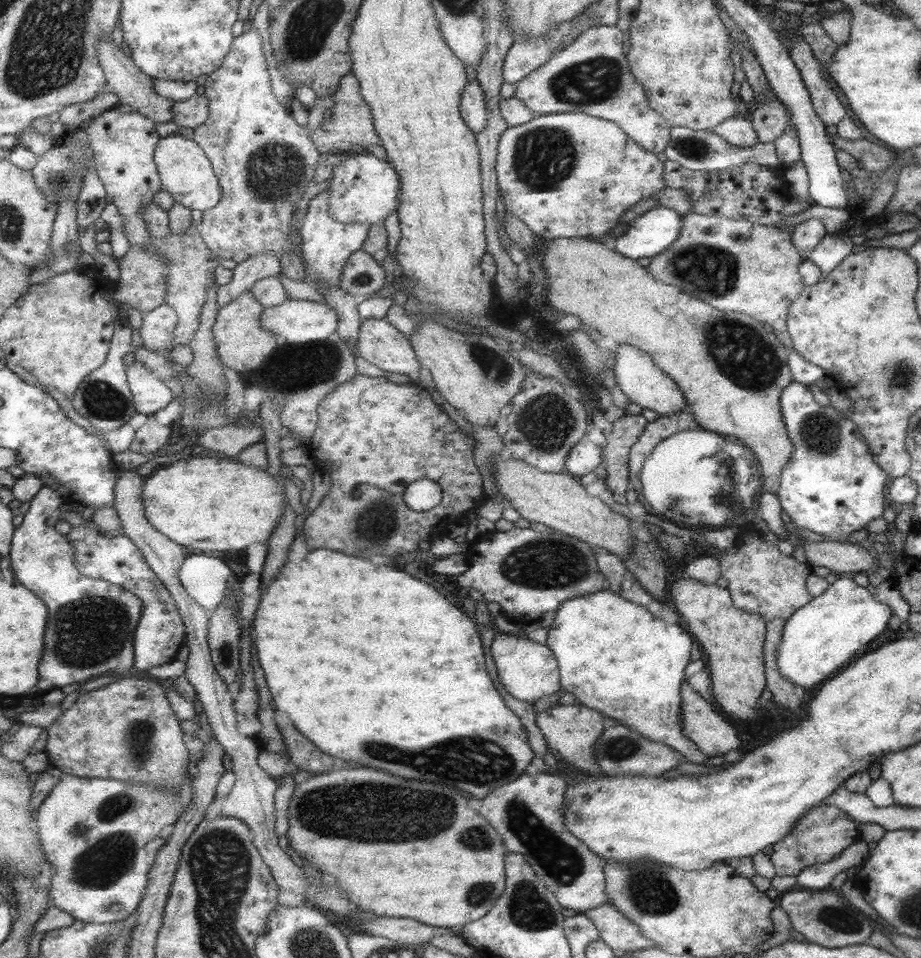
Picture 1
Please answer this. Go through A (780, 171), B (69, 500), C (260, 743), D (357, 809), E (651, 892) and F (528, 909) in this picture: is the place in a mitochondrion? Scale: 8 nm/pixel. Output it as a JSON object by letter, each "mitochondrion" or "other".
{"A":"other","B":"other","C":"other","D":"mitochondrion","E":"mitochondrion","F":"mitochondrion"}

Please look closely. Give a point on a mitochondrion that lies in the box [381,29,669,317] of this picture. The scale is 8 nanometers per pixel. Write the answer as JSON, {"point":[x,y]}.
{"point":[542,158]}

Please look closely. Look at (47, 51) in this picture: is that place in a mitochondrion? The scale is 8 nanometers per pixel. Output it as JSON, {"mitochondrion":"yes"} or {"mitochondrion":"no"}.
{"mitochondrion":"yes"}

